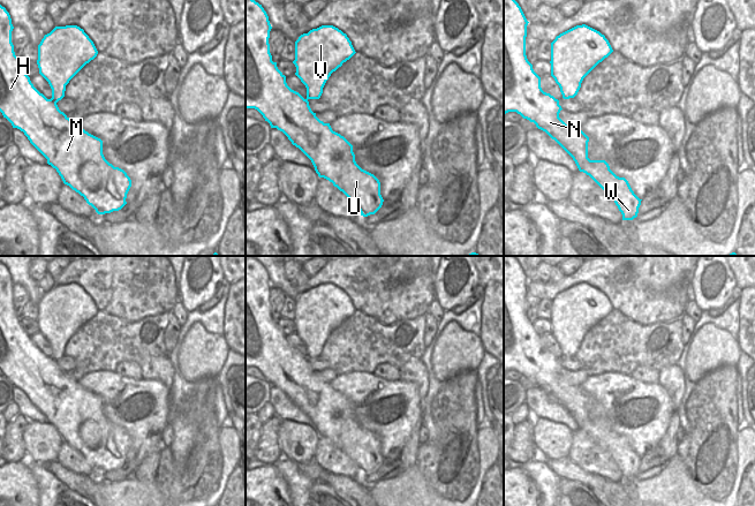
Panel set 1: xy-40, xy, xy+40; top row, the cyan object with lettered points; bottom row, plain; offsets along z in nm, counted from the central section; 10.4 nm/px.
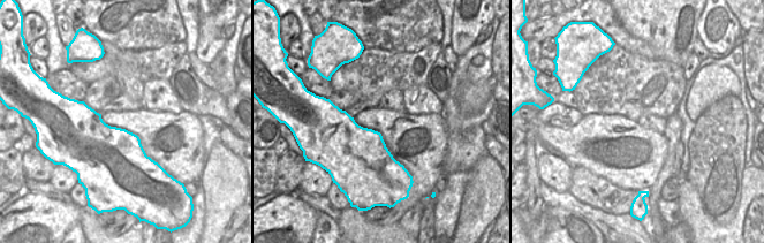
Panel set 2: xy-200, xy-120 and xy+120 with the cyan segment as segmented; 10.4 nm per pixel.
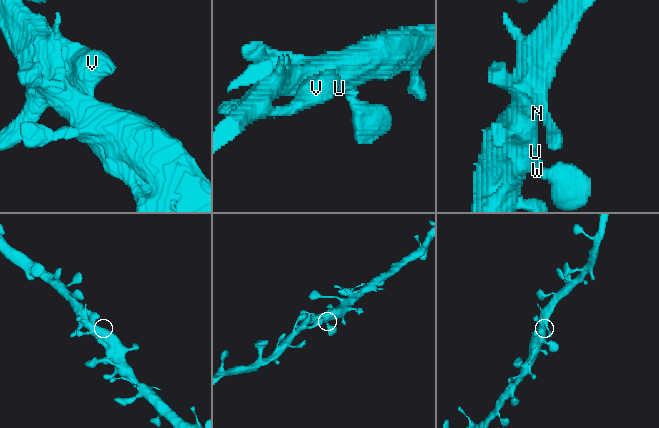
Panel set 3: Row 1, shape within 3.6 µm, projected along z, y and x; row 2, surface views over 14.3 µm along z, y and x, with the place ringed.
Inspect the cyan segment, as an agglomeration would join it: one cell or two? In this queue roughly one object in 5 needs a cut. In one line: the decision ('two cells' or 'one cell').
one cell

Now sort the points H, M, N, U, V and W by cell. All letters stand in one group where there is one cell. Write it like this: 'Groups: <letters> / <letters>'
Groups: H M N U V W.

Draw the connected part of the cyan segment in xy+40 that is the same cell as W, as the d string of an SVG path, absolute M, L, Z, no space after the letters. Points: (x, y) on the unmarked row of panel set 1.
M504 256L504 373L516 370L523 377L534 380L554 398L575 420L580 430L589 433L614 459L622 473L622 478L633 478L637 475L641 459L632 448L625 436L617 435L605 418L590 418L588 416L589 395L581 385L568 385L560 376L563 368L559 358L541 346L541 335L534 330L533 323L526 314L526 295L528 279L513 256Z

